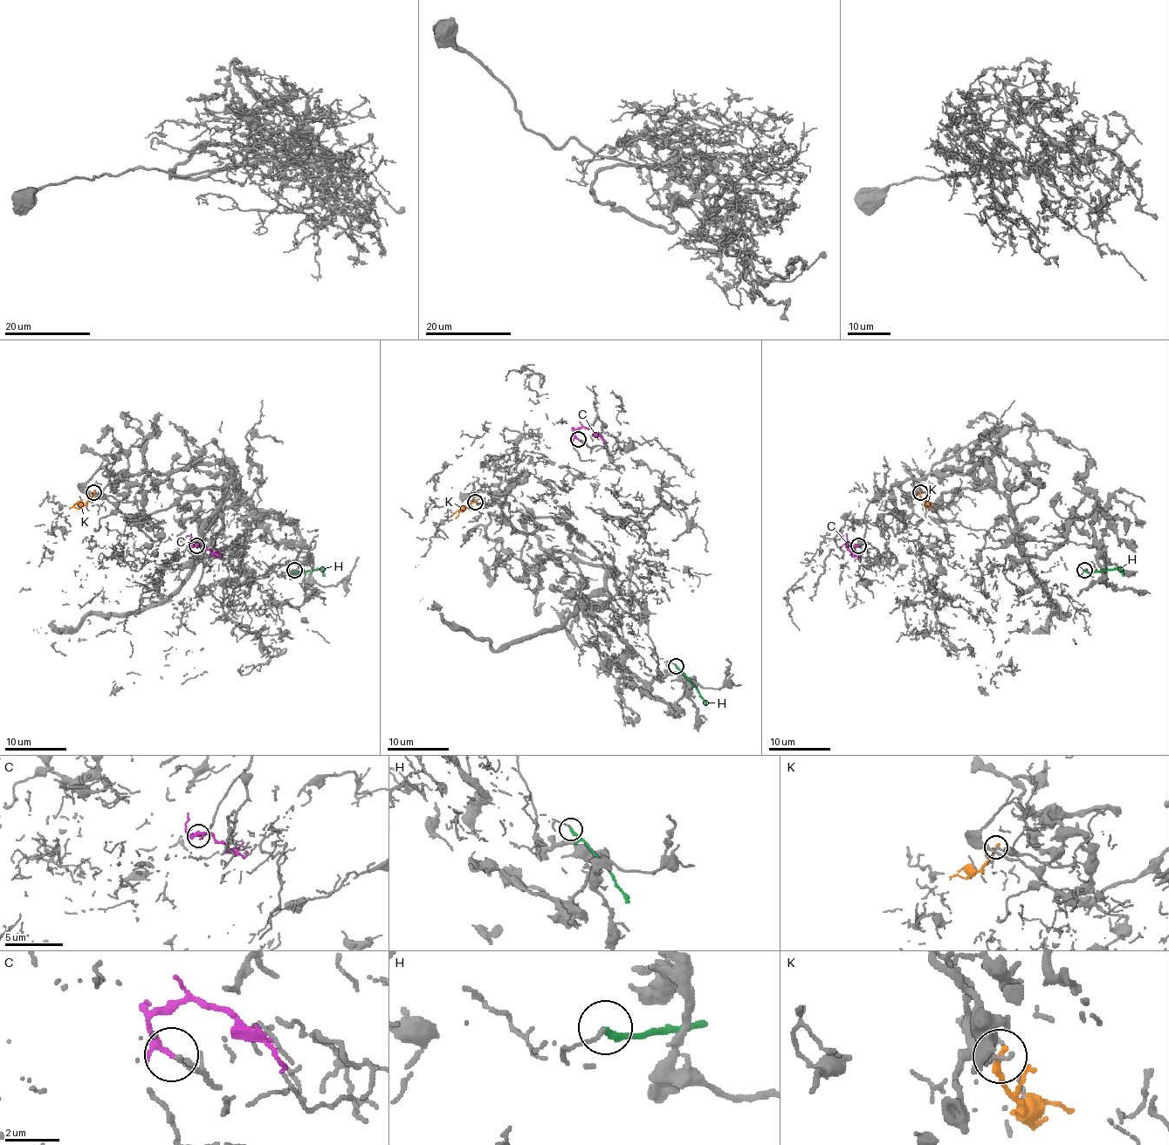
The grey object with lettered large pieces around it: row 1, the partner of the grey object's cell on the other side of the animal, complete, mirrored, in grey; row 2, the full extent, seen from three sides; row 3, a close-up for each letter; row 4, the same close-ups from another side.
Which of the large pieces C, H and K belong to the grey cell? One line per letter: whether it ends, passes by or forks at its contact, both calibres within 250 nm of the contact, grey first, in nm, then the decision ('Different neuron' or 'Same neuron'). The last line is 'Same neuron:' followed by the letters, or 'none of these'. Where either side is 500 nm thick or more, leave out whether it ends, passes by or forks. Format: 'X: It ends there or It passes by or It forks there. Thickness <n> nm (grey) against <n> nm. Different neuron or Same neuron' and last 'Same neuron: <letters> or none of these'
C: It ends there. Thickness 190 nm (grey) against 320 nm. Same neuron
H: It ends there. Thickness 120 nm (grey) against 220 nm. Different neuron
K: It ends there. Thickness 200 nm (grey) against 240 nm. Different neuron
Same neuron: C

